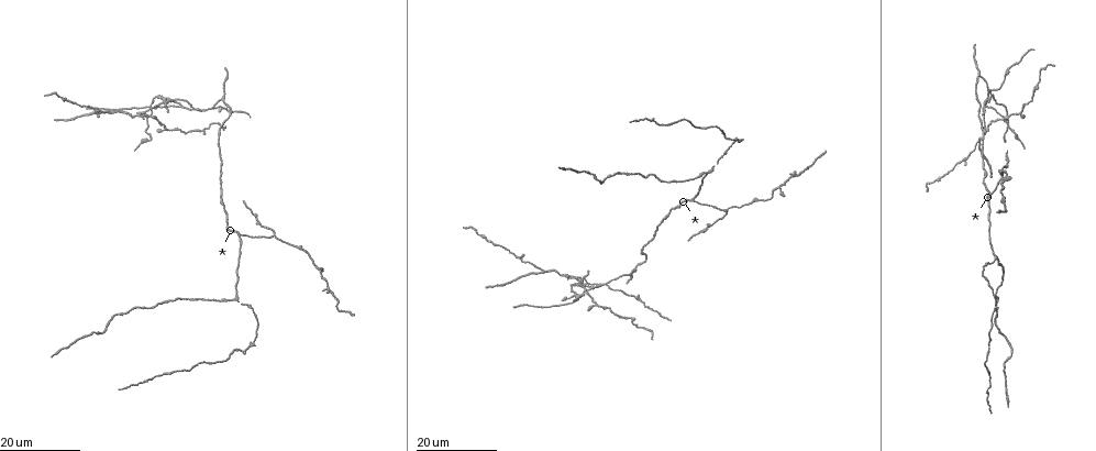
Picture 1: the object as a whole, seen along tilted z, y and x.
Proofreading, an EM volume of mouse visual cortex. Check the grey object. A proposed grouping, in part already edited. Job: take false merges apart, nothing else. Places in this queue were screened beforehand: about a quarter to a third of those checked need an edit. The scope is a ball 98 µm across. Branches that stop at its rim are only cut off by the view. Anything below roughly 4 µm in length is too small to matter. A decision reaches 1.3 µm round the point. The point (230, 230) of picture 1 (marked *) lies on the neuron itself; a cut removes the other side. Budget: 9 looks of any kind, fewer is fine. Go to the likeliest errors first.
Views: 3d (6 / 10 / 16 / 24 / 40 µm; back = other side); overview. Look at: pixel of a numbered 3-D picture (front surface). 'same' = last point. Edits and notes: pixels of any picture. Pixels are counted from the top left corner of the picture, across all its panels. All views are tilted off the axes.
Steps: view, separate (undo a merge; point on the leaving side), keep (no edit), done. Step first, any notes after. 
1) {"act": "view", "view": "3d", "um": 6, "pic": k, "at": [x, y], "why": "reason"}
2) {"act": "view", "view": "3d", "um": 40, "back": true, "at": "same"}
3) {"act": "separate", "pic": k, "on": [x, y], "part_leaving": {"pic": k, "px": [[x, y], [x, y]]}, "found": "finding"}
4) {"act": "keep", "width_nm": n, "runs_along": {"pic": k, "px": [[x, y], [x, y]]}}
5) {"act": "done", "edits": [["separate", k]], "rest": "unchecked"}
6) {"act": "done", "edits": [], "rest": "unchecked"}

{"act": "view", "view": "3d", "um": 16, "pic": 1, "at": [601, 285], "why": "a fork"}

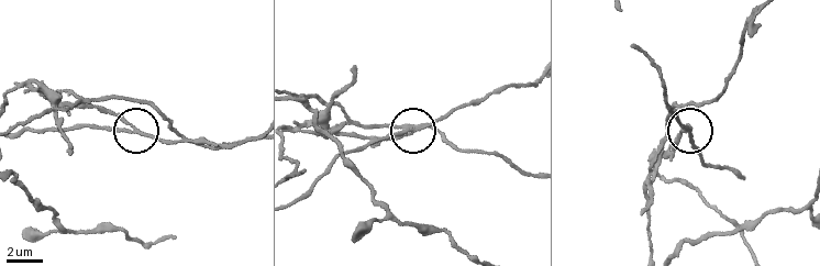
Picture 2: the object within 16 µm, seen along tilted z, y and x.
{"act": "view", "view": "3d", "um": 6, "pic": 2, "at": [125, 125]}

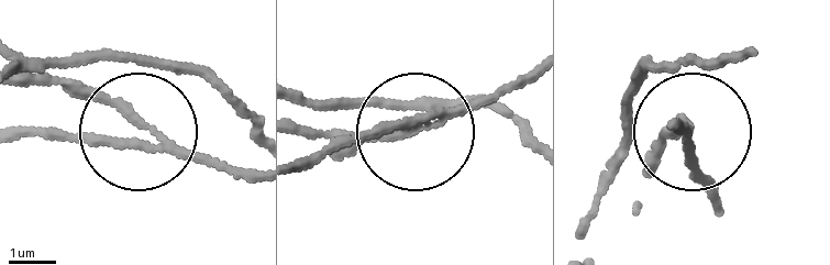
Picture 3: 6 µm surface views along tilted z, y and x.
{"act": "separate", "pic": 3, "on": [179, 72], "part_leaving": {"pic": 3, "px": [[165, 140], [77, 87], [20, 78]]}, "found": "a second neuron is stuck on"}

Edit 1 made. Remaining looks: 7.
{"act": "view", "view": "overview"}

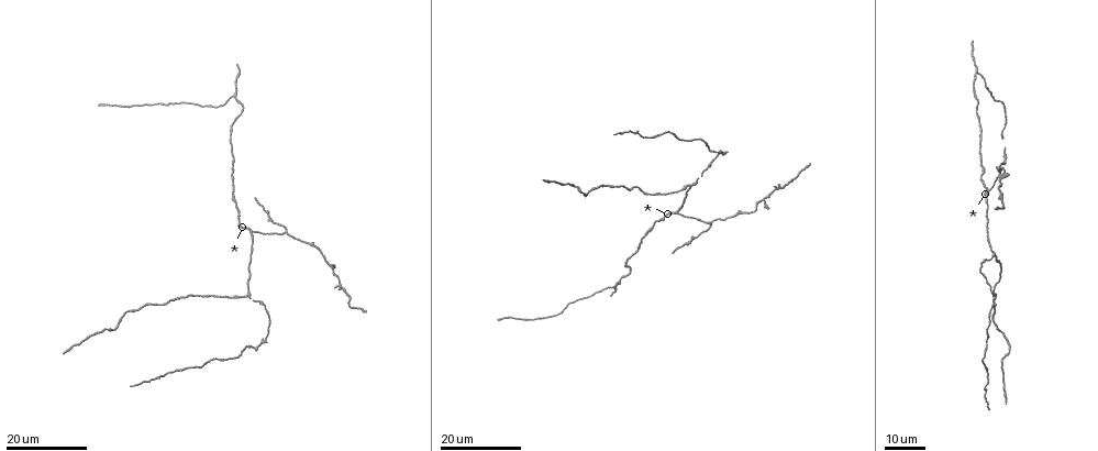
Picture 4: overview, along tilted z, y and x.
{"act": "view", "view": "3d", "um": 24, "pic": 4, "at": [286, 232], "why": "side arm on a straight run"}

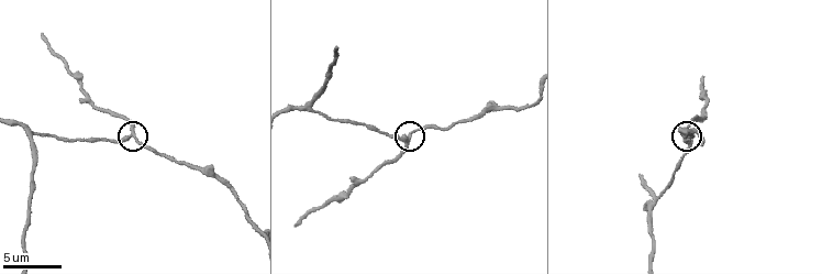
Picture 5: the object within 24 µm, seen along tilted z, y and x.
{"act": "view", "view": "3d", "um": 10, "pic": 5, "at": [130, 134]}

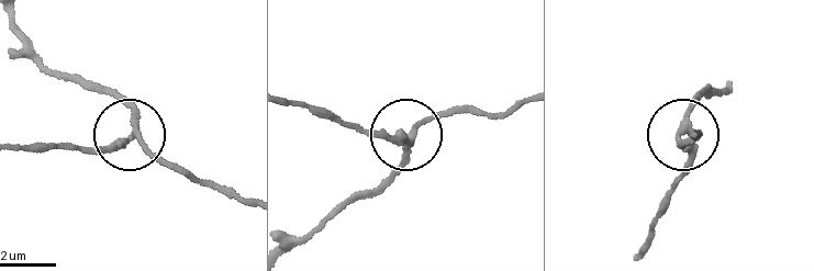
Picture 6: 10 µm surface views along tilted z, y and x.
{"act": "separate", "pic": 6, "on": [158, 156], "arms": 3, "part_leaving": {"pic": 6, "px": [[135, 134], [179, 170], [244, 196]]}, "found": "two neurons meet here"}

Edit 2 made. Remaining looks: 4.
{"act": "view", "view": "overview"}

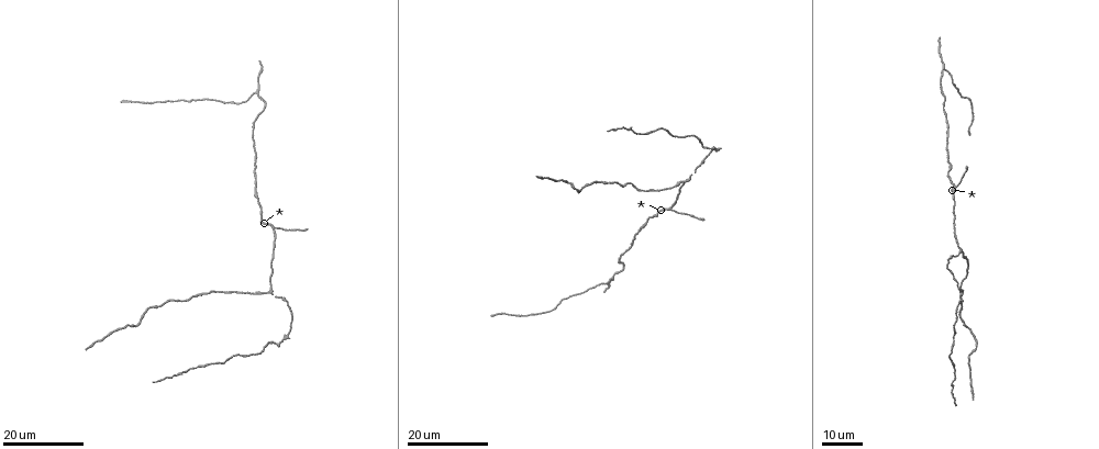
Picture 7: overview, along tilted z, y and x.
{"act": "view", "view": "3d", "um": 16, "pic": 7, "at": [945, 68], "why": "arms part here"}

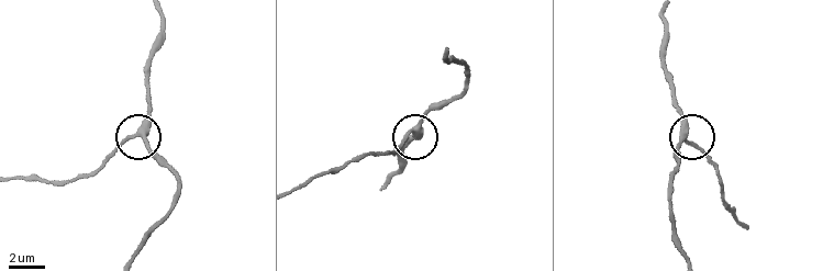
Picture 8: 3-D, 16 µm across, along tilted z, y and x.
{"act": "view", "view": "3d", "um": 6, "pic": 8, "at": [688, 140]}

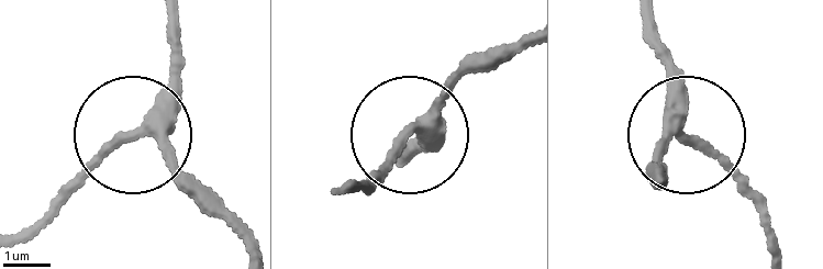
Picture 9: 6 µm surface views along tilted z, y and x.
{"act": "keep", "side_arm_um": 9, "runs_along": {"pic": 9, "px": [[658, 170], [680, 114], [652, 31]]}, "found": "continuous, no second neuron"}

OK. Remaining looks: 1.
{"act": "done", "edits": [["separate", 3], ["separate", 6]], "rest": "unchecked"}

